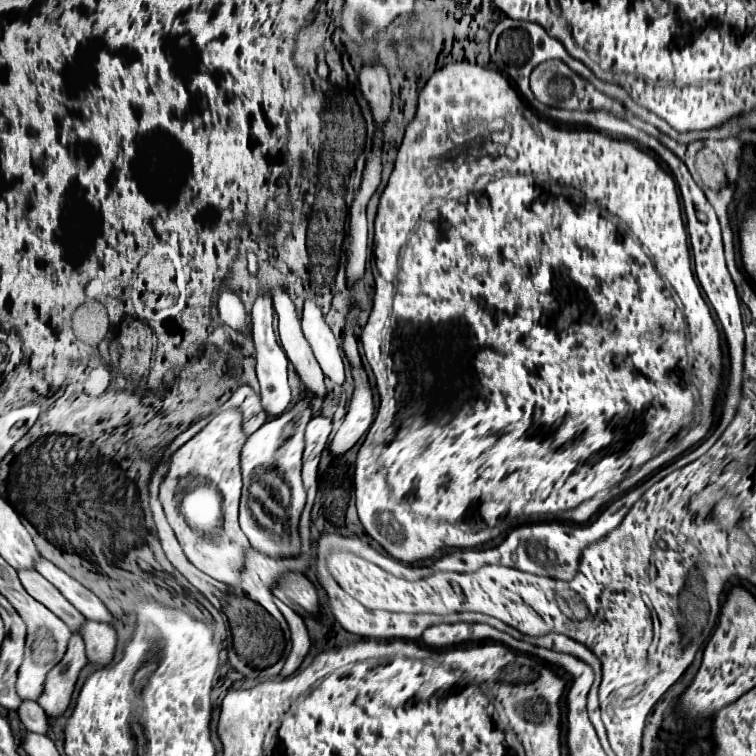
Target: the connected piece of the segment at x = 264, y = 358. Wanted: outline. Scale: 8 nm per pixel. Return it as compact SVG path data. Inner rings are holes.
M258 296L258 300L254 302L252 308L252 334L254 334L254 344L256 344L256 374L260 380L260 388L262 388L262 404L266 408L266 412L270 416L280 416L284 414L284 410L288 410L290 402L292 402L292 390L288 386L288 358L282 350L282 346L276 340L274 328L272 328L272 300L266 296Z

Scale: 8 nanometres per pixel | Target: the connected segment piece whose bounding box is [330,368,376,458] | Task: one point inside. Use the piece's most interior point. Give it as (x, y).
(360, 416)

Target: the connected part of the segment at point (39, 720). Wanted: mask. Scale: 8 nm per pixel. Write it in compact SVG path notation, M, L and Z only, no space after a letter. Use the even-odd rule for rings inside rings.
M24 700L22 706L18 708L18 714L20 714L20 720L24 722L24 726L26 726L30 732L48 734L48 730L50 730L48 716L46 716L46 712L42 710L42 706L40 706L38 702Z

